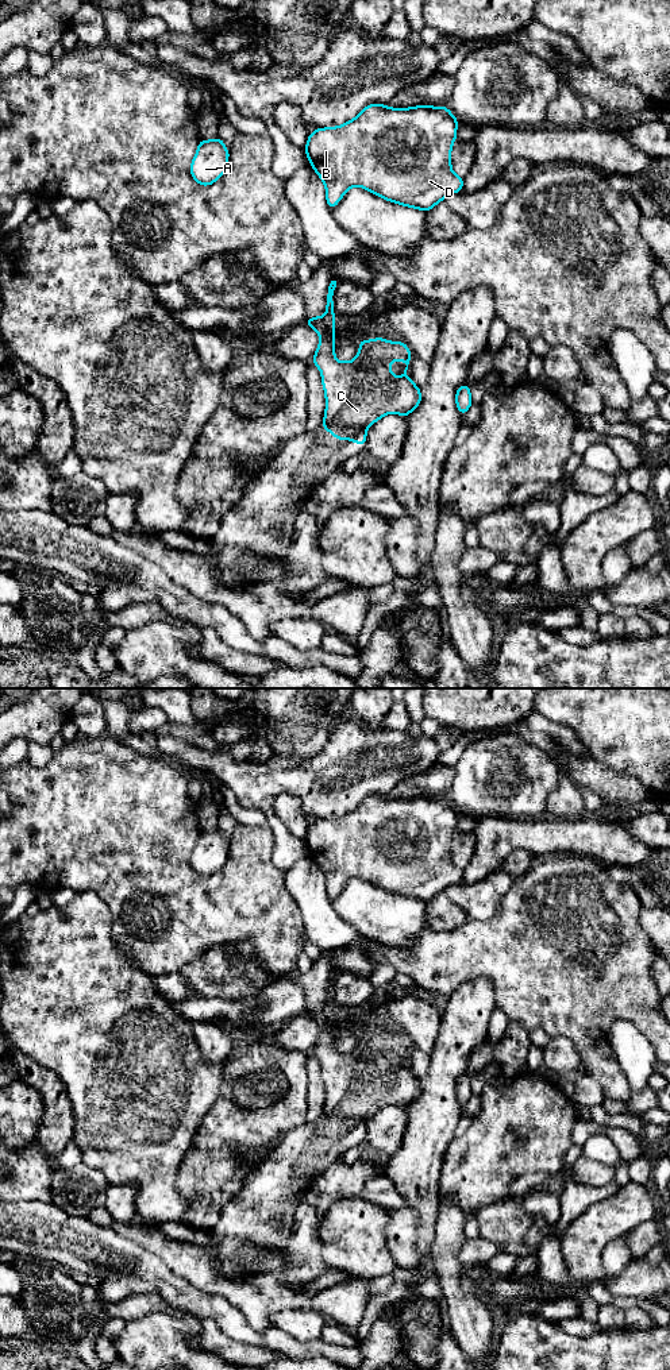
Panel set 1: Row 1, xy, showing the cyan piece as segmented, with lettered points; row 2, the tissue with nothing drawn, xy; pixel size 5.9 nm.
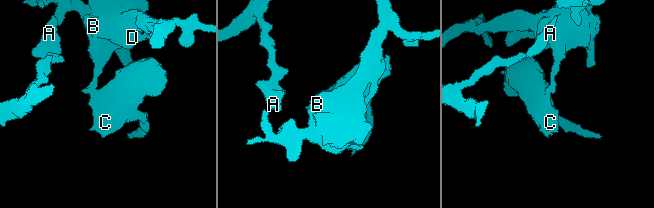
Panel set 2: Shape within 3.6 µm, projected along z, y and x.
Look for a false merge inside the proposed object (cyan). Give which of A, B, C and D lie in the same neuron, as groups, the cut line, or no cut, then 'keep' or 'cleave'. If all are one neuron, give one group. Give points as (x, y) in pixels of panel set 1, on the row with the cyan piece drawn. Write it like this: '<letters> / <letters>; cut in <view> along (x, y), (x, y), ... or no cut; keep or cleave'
A B D / C; cut in xy along (326, 315), (332, 319); cleave

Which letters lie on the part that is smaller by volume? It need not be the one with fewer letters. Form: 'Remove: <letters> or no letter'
Remove: C

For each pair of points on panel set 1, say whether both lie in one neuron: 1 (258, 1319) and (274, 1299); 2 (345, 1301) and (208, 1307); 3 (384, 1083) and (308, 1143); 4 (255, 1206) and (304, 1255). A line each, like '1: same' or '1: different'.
1: same
2: different
3: same
4: different

